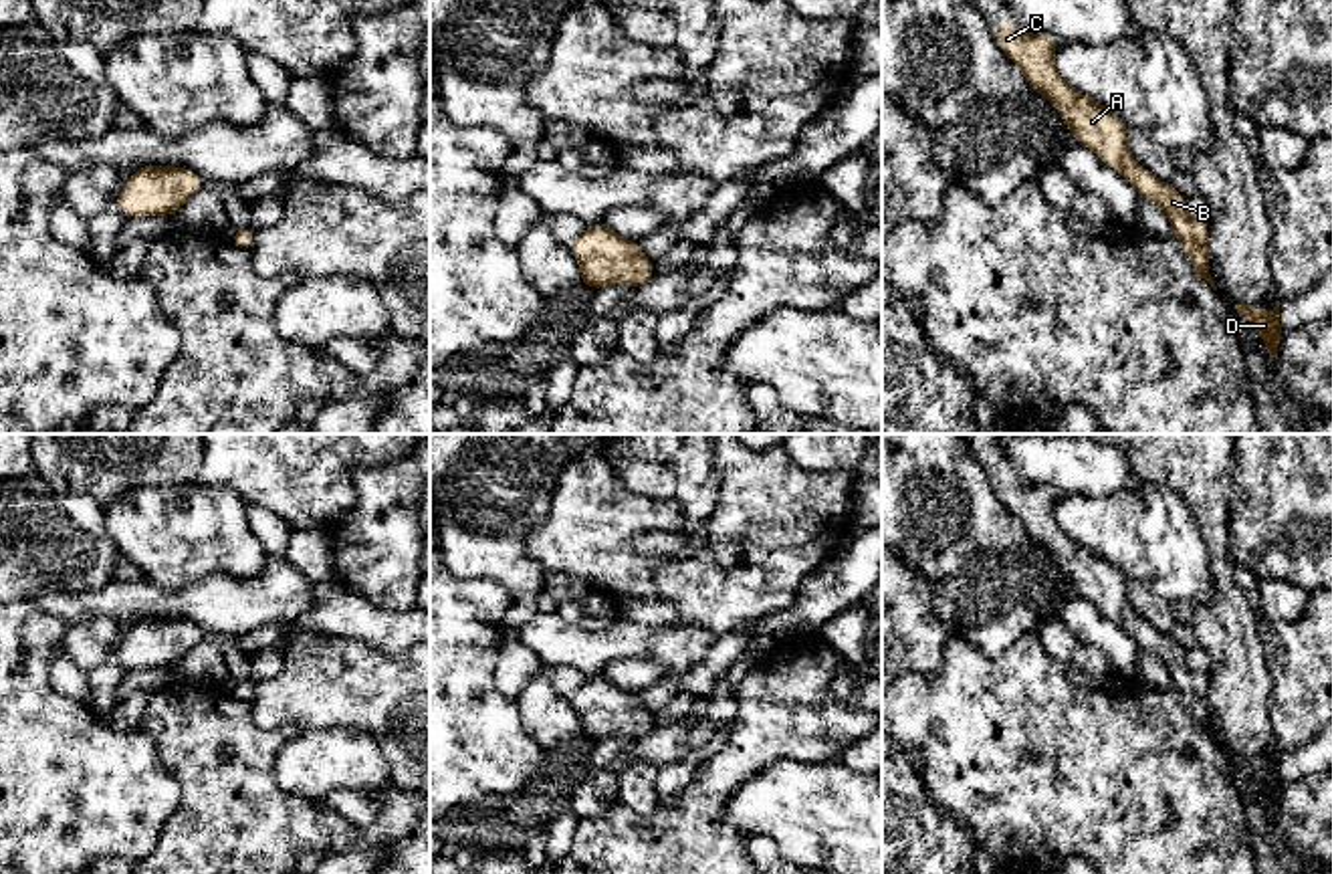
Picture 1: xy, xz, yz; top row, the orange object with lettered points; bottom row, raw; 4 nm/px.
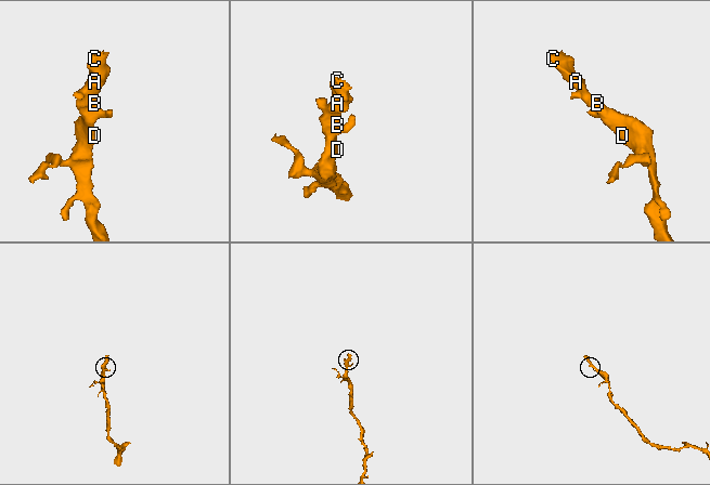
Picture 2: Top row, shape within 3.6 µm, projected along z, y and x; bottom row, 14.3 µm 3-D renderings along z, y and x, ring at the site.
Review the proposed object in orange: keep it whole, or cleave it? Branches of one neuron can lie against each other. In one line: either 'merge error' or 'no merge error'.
no merge error

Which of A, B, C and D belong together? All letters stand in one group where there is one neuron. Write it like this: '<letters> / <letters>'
A B C D

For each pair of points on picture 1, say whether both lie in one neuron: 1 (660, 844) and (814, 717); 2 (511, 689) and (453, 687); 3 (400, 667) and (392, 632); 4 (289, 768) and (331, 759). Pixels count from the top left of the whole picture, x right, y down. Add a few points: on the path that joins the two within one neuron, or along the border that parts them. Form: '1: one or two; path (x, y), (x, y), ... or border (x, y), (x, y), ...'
1: one; path (699, 806), (775, 725)
2: two; border (505, 642), (497, 663), (497, 689), (515, 699)
3: two; border (352, 636), (386, 652), (408, 650)
4: one; path (299, 768), (321, 761)

